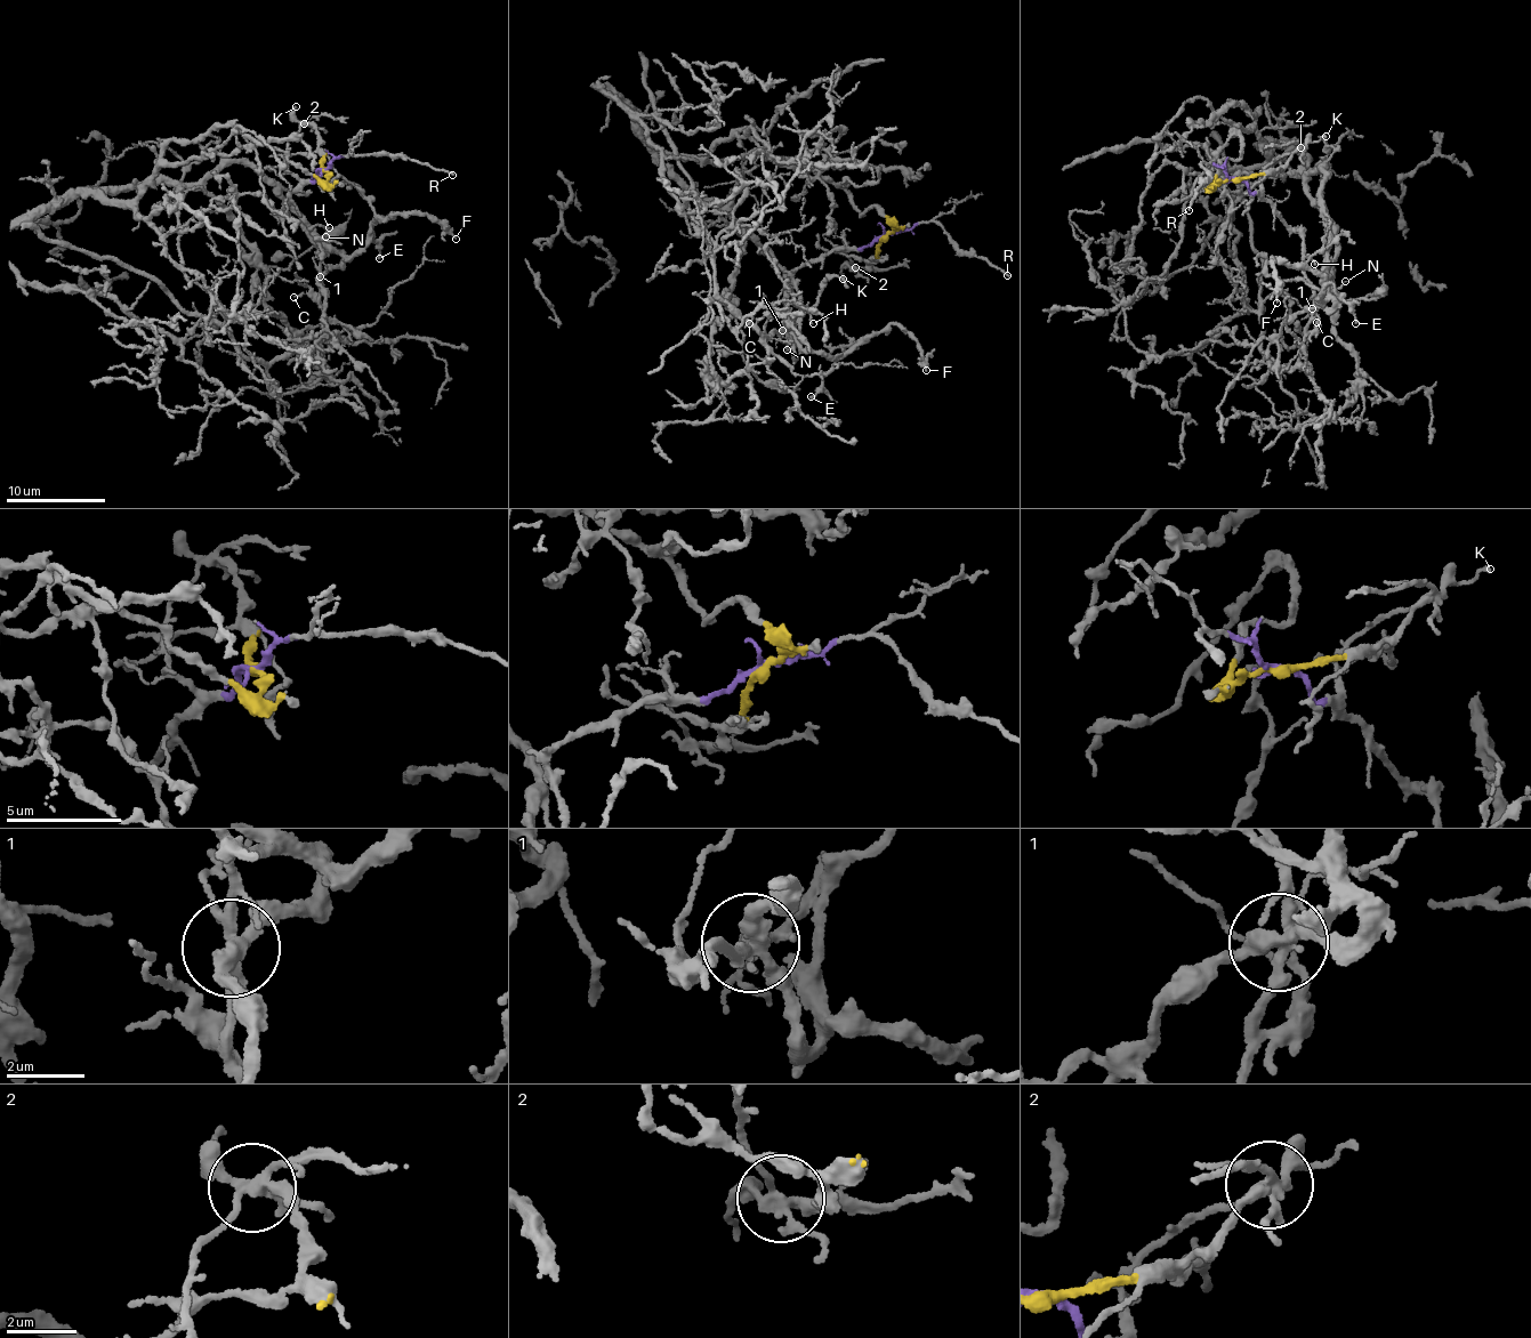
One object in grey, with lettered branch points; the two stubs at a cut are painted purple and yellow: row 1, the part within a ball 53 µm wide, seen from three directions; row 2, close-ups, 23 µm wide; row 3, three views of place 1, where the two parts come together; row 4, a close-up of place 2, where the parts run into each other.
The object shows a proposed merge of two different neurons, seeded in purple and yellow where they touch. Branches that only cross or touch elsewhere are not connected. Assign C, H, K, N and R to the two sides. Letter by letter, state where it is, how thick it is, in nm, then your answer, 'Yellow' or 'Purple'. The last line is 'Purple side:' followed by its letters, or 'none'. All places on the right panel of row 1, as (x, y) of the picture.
C: Place: (1316, 322). Thickness 170 nm. Purple
H: Place: (1314, 264). Thickness 170 nm. Purple
K: Place: (1326, 136). Thickness 140 nm. Yellow
N: Place: (1345, 281). Thickness 150 nm. Purple
R: Place: (1189, 210). Thickness 180 nm. Purple
Purple side: C, H, N, R

